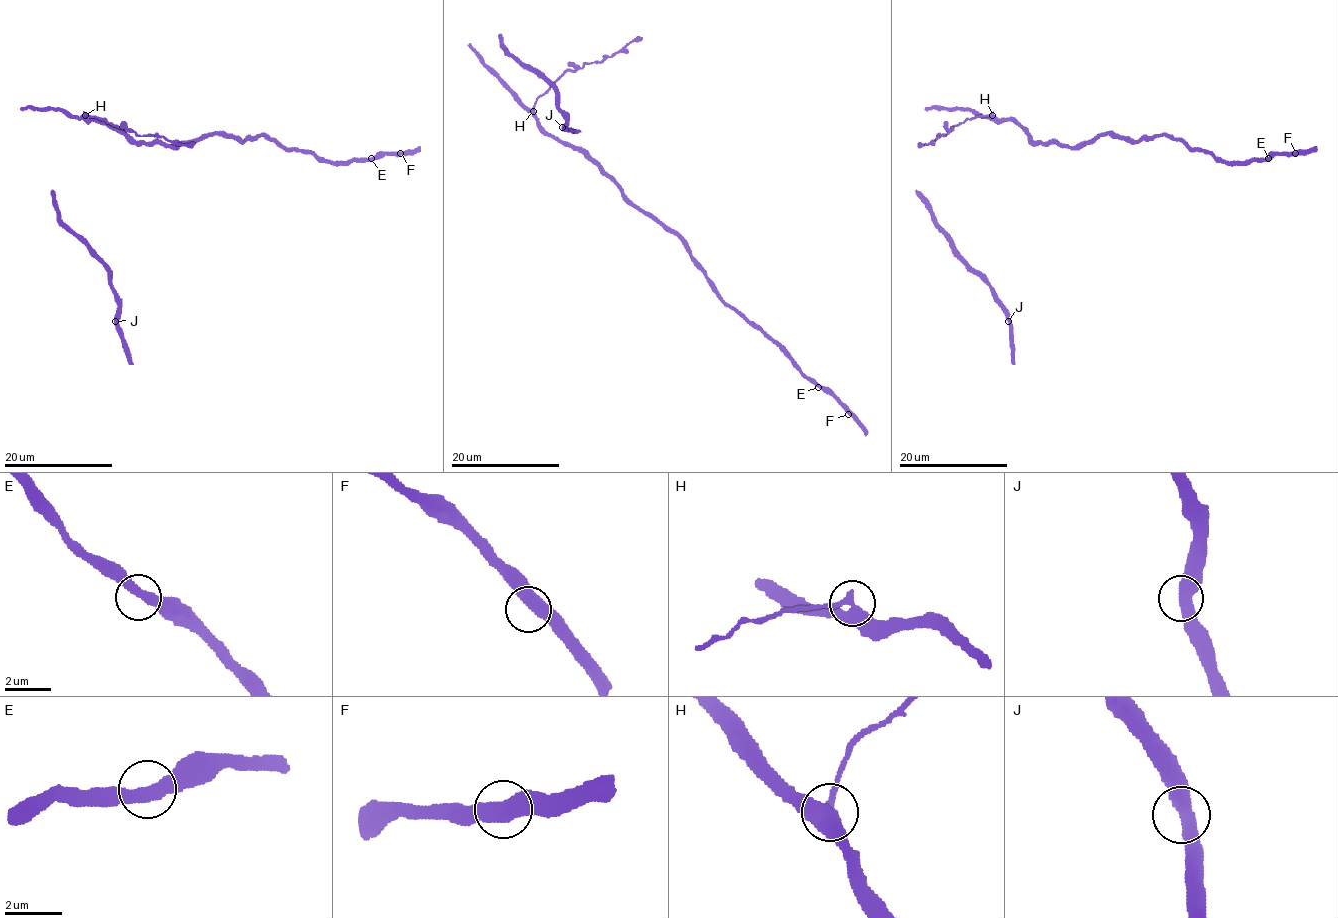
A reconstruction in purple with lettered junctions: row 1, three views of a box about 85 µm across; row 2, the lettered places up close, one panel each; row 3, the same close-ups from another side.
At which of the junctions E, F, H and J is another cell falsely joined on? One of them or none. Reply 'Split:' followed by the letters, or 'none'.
Split: H

